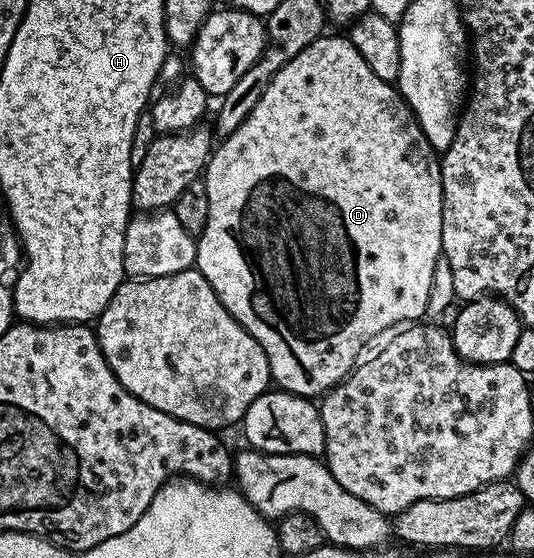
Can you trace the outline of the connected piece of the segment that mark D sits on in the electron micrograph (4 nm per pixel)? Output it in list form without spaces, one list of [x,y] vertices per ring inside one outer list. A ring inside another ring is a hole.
[[[321,34],[314,42],[310,42],[310,46],[306,46],[306,50],[302,50],[302,54],[298,54],[298,58],[290,58],[290,62],[286,62],[286,66],[282,66],[282,70],[278,70],[278,74],[274,74],[270,86],[266,86],[266,94],[262,94],[262,98],[258,98],[258,106],[254,106],[254,110],[250,110],[250,116],[238,126],[238,130],[234,130],[234,134],[223,137],[215,145],[212,155],[208,158],[207,169],[202,176],[206,186],[206,194],[210,198],[210,218],[206,218],[204,232],[196,240],[196,263],[194,265],[196,271],[204,275],[206,282],[210,282],[210,286],[218,294],[222,306],[226,306],[228,313],[255,338],[258,346],[262,346],[270,366],[271,383],[277,389],[292,392],[296,396],[307,396],[309,398],[323,397],[324,393],[330,391],[335,384],[339,384],[341,380],[346,379],[349,372],[356,367],[361,359],[360,351],[379,332],[384,332],[387,328],[392,327],[392,329],[395,329],[405,322],[419,321],[427,313],[430,282],[434,282],[434,266],[442,258],[442,206],[444,205],[444,191],[442,190],[442,174],[440,173],[441,157],[432,149],[430,142],[426,142],[426,134],[422,130],[422,126],[416,121],[416,115],[412,113],[412,108],[405,102],[399,91],[389,81],[378,78],[378,74],[374,74],[374,70],[370,70],[370,66],[366,66],[366,61],[362,59],[362,54],[358,54],[358,50],[354,50],[354,46],[347,38],[343,35],[328,35]]]

